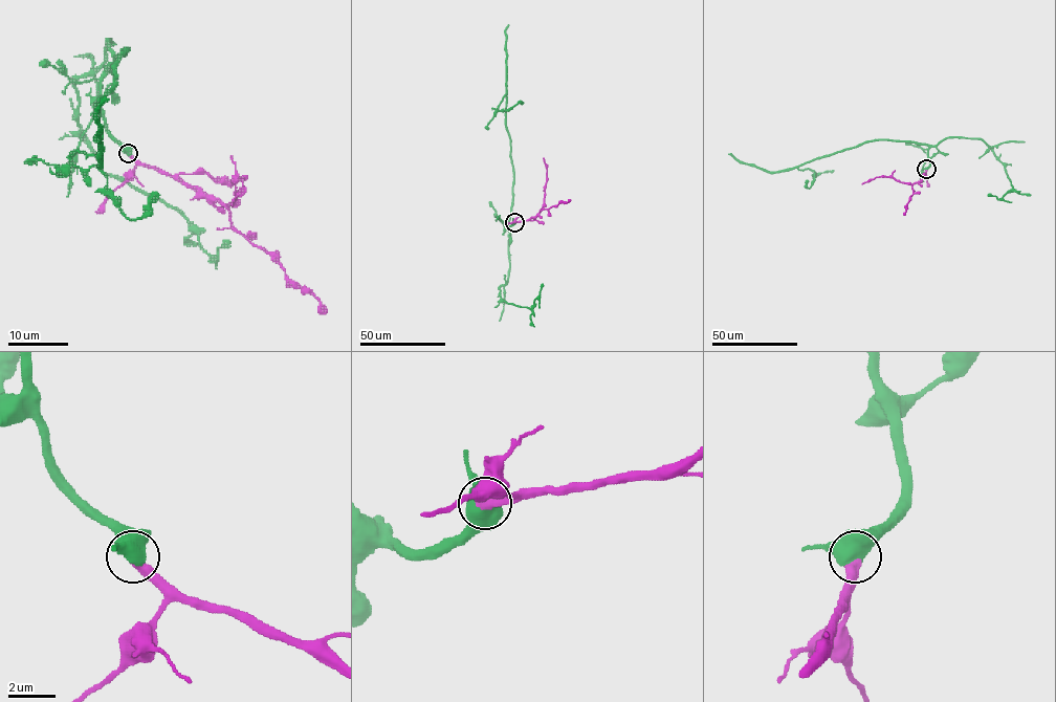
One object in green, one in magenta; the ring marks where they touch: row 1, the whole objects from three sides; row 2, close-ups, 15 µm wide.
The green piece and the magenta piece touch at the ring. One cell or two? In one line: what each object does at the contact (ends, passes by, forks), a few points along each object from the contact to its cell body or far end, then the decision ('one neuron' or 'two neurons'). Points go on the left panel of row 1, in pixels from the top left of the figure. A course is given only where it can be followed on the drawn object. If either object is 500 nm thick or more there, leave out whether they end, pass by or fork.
course green (128, 153), (101, 108), (104, 72), (127, 50), (100, 102), (101, 161), (96, 110), (107, 99); course magenta (128, 153), (226, 205), (234, 201), (235, 182), (242, 178), (242, 189), (232, 205); one neuron

